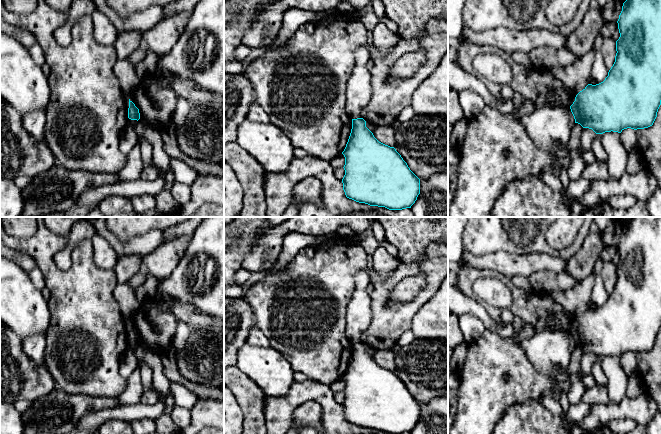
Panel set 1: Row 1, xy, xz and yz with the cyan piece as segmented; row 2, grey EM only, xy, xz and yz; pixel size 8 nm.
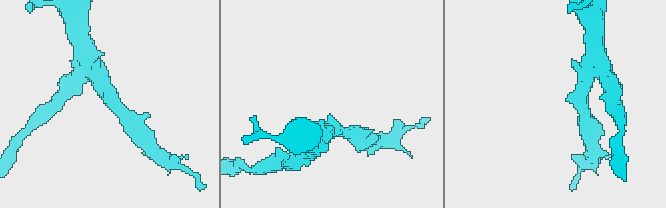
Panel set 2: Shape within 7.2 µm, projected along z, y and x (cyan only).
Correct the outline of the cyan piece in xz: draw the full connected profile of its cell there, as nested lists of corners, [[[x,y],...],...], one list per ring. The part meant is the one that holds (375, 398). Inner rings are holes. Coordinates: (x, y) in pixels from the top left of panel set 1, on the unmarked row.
[[[363,342],[352,343],[351,357],[342,378],[345,381],[342,407],[347,422],[389,434],[411,432],[417,424],[420,418],[420,403],[394,371],[385,369],[374,361]]]

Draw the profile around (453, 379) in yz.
[[[452,373],[448,376],[448,387],[451,389],[457,389],[460,383],[460,378],[457,373]]]

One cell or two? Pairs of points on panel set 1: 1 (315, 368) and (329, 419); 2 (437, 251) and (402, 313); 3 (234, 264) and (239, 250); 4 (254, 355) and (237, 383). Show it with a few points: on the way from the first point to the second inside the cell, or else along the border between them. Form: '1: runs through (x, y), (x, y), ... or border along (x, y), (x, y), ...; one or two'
1: border along (308, 379), (329, 386); two
2: runs through (436, 267), (430, 289), (418, 301); one
3: runs through (234, 261), (236, 253); one
4: border along (235, 366), (243, 371), (260, 388); two

